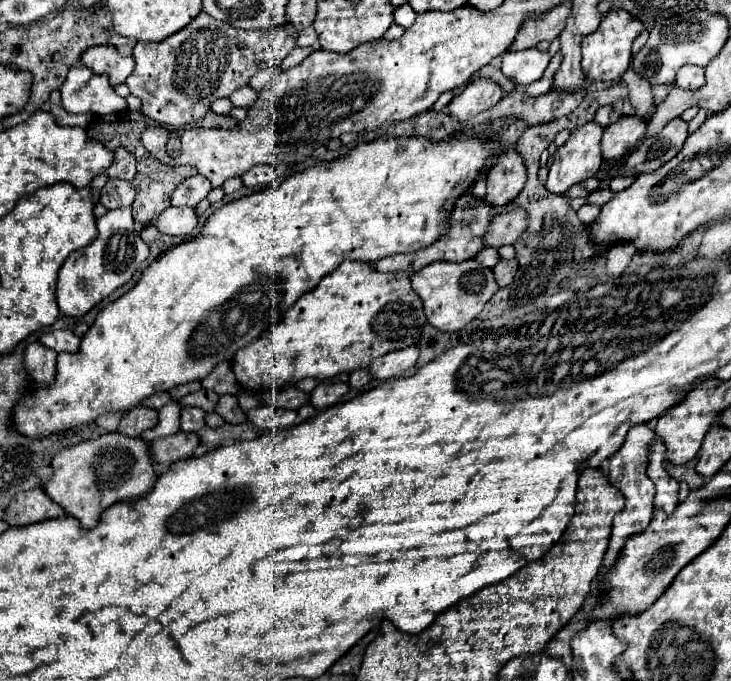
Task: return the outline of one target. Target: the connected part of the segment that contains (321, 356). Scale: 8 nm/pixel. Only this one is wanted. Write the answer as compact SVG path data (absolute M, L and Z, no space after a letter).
M348 260L324 280L320 280L316 290L310 290L300 300L296 300L292 310L284 314L284 320L278 326L256 338L252 344L240 348L232 358L232 370L244 390L256 390L260 386L286 386L302 378L316 378L324 382L342 372L368 368L376 358L388 352L418 344L424 324L426 318L420 296L412 290L410 278L406 274L380 274L372 264Z

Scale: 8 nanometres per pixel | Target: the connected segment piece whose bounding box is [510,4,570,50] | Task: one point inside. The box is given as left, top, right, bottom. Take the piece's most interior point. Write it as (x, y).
(535, 30)

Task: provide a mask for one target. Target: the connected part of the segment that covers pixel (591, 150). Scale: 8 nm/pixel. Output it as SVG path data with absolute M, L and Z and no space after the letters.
M588 122L586 126L574 130L564 146L560 146L550 164L548 180L544 188L552 194L566 194L570 186L592 178L600 164L600 138L604 128L596 122Z

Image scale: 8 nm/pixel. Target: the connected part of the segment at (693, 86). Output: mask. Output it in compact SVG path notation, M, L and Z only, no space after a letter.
M682 66L676 74L676 86L686 90L700 90L706 84L704 68L700 66Z

